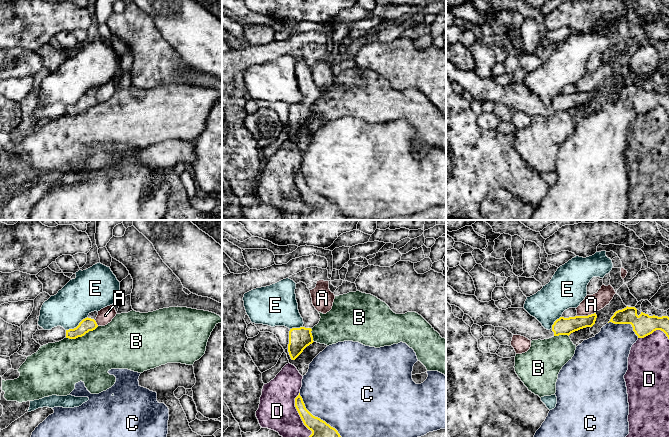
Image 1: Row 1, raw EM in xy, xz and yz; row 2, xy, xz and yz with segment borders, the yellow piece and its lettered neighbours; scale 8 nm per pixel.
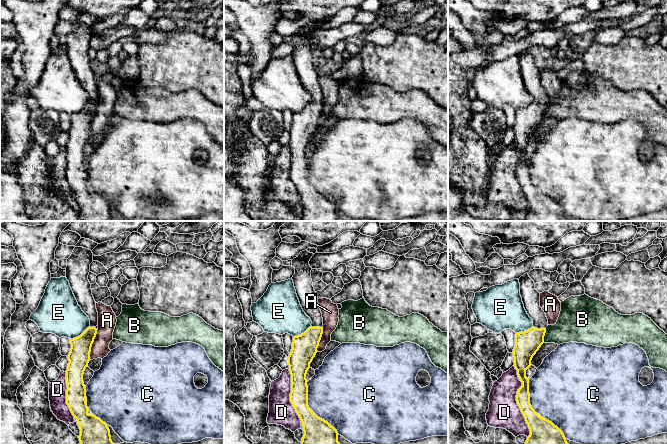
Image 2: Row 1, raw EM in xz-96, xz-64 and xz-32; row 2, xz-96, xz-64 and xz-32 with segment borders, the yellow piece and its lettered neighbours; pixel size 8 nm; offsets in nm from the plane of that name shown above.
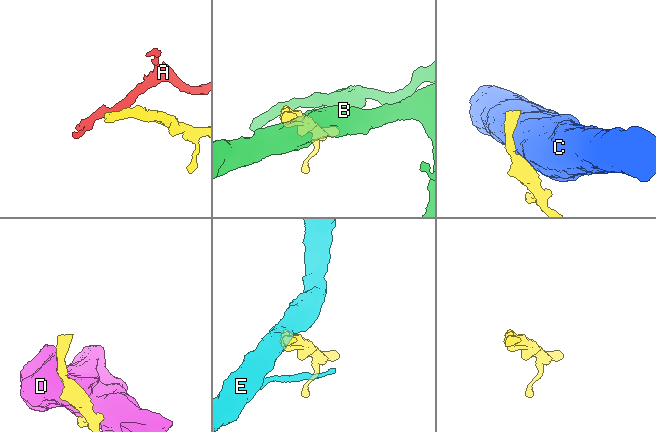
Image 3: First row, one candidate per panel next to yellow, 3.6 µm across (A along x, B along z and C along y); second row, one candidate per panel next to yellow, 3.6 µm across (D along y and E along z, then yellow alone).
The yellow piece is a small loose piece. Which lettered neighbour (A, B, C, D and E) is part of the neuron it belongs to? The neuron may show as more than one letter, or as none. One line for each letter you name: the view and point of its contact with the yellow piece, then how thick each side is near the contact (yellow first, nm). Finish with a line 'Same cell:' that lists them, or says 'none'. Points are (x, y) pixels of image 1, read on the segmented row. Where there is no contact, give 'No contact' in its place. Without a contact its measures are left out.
Same cell: none

